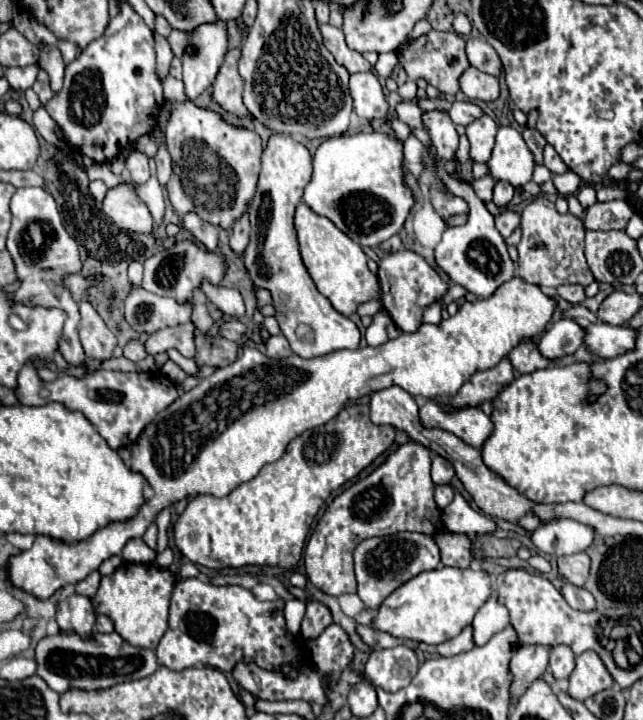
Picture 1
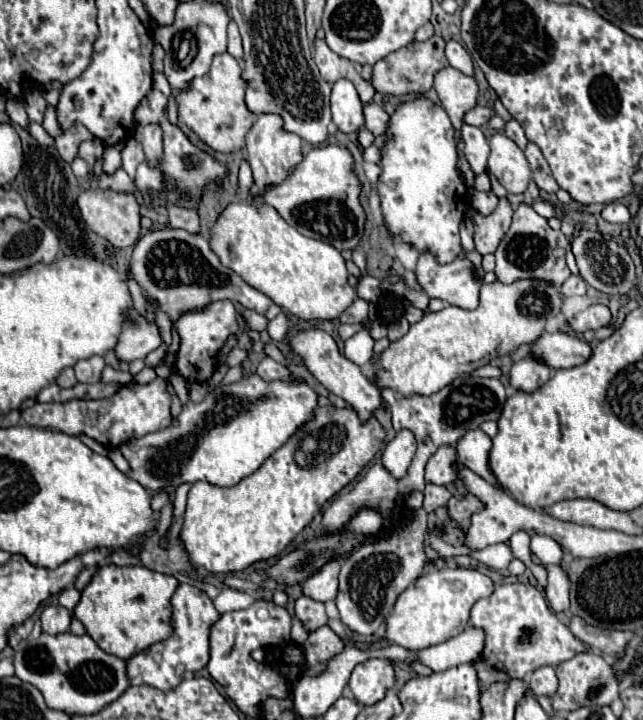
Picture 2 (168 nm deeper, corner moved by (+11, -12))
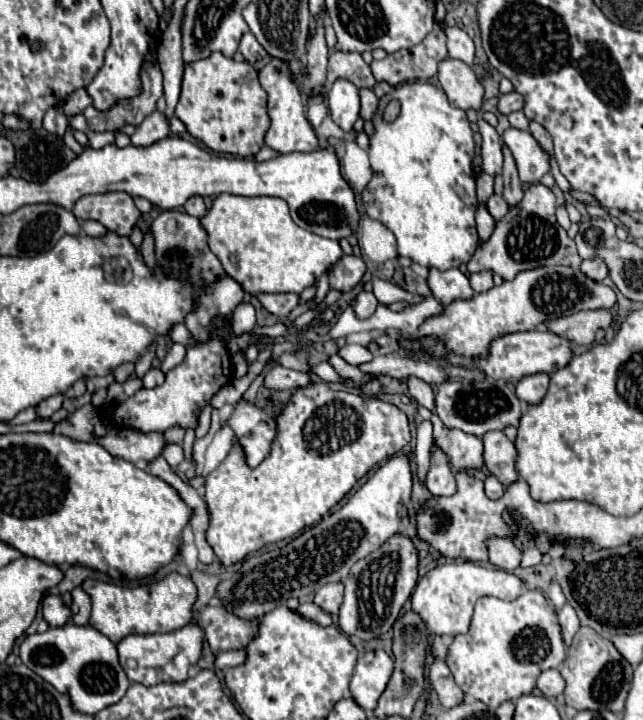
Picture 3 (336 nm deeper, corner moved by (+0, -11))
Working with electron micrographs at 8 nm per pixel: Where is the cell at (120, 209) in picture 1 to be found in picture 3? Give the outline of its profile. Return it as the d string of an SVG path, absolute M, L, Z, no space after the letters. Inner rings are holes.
M104 193L104 195L84 195L74 205L74 215L82 221L98 221L108 231L130 237L134 225L140 219L140 211L128 193Z

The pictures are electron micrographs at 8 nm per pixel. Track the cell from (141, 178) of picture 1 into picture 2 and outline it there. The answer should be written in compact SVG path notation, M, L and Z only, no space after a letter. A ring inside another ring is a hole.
M135 134L125 140L125 146L123 146L123 150L121 150L121 158L123 158L123 168L125 168L125 172L127 172L129 176L135 176L137 166L145 160L145 152L143 152L143 148L141 148L141 142L135 138Z

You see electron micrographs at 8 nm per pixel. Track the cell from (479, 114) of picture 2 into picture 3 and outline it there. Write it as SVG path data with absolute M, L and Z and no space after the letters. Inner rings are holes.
M512 91L508 95L500 95L500 99L498 99L498 111L502 115L510 115L512 111L520 111L522 105L524 105L524 101L516 91Z

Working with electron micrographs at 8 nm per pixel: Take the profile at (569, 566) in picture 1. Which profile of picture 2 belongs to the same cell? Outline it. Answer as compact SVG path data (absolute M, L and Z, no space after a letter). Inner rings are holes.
M545 566L549 572L549 582L545 588L545 598L551 610L563 612L569 610L569 578L559 566Z

